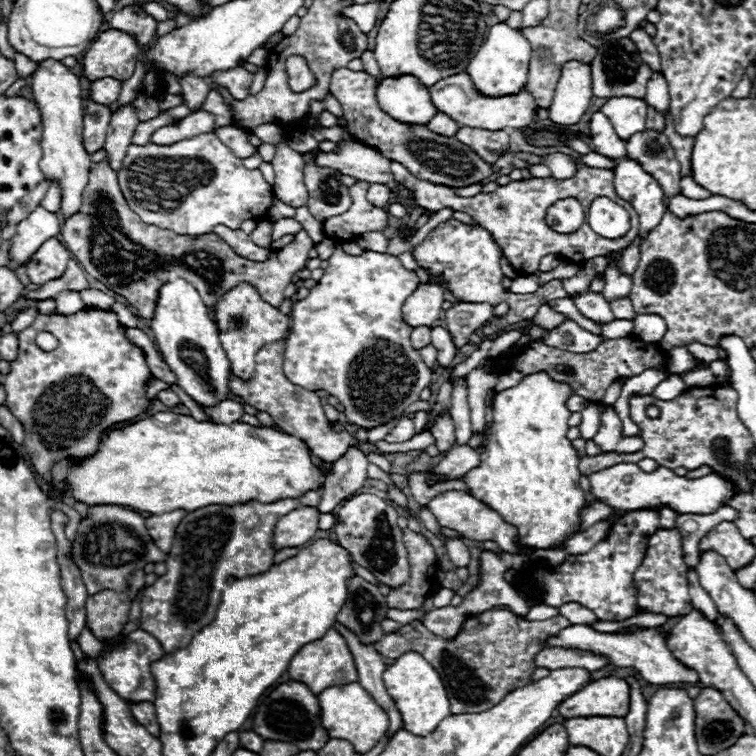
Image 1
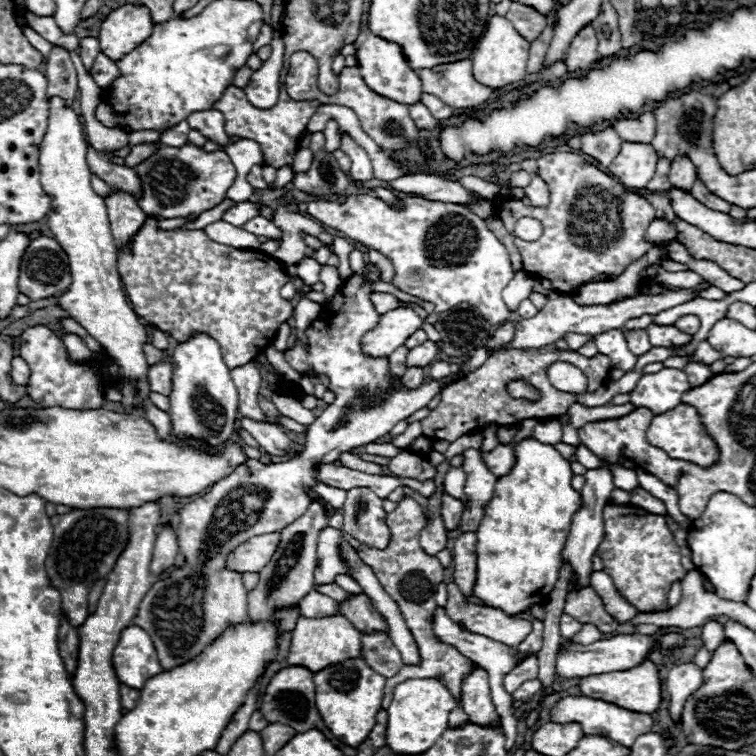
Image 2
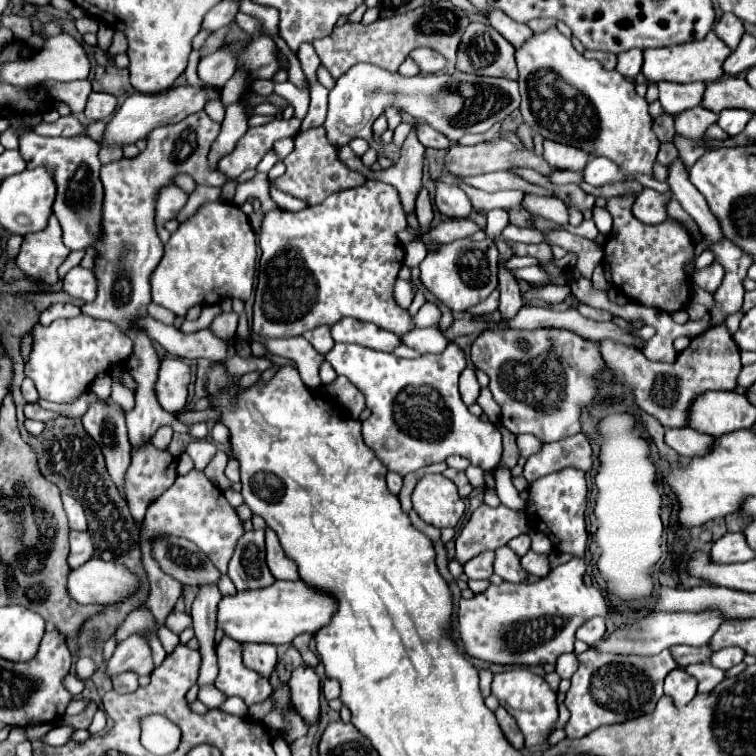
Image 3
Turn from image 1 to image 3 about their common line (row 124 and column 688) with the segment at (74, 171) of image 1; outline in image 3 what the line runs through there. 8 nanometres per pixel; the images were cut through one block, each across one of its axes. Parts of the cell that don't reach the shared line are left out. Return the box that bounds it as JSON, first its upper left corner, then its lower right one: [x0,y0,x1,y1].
[642,32,732,82]

